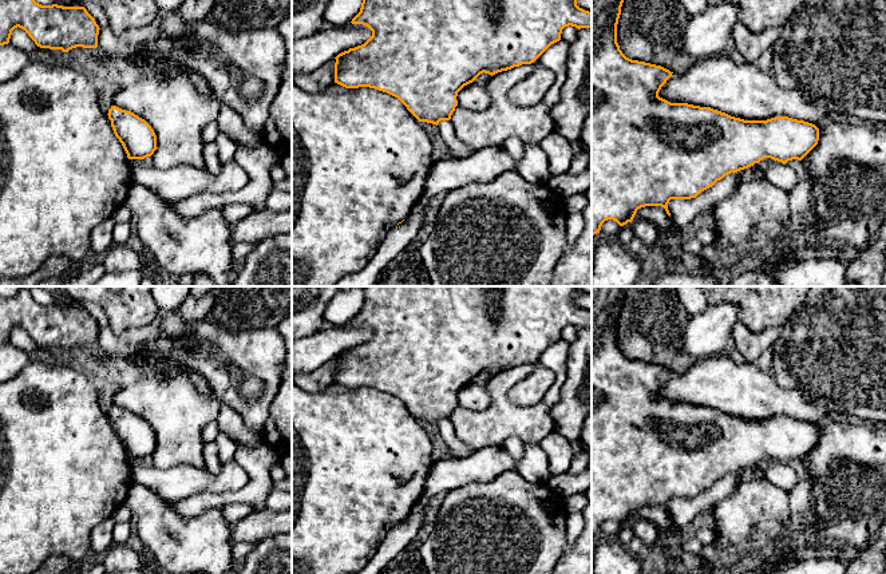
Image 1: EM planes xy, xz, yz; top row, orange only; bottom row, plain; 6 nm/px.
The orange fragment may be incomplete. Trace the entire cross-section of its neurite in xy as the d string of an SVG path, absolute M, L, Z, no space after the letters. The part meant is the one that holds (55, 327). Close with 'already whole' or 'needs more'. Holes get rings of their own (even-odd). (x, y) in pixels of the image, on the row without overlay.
M23 286L16 296L0 297L0 345L8 344L15 328L24 329L40 348L62 349L96 348L99 325L84 306L41 305L36 302L29 286Z; already whole

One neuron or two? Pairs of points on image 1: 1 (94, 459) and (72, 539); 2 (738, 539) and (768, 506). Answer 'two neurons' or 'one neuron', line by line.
1: one neuron
2: one neuron

